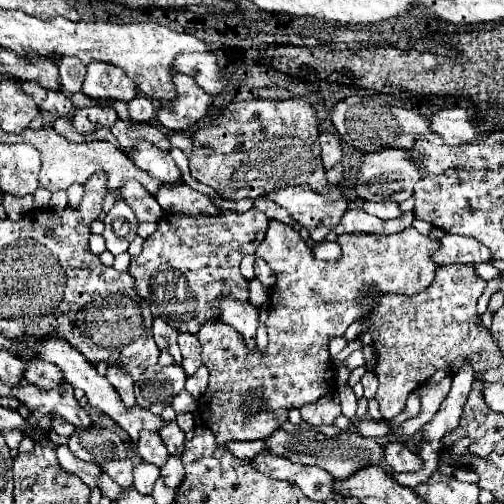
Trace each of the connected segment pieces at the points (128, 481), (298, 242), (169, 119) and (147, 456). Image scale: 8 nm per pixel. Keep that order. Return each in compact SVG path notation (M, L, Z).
M111 460L103 466L103 470L121 486L129 488L133 486L133 464L129 460Z
M269 220L269 228L267 228L267 234L265 234L265 240L259 244L257 248L257 256L263 258L271 270L277 274L277 284L271 288L271 296L269 296L269 315L266 322L268 332L268 346L265 348L265 352L247 352L247 346L243 344L243 336L239 336L239 332L235 332L231 326L223 324L221 320L207 320L203 324L203 328L197 332L197 338L201 342L201 352L203 352L203 364L209 368L209 386L205 390L205 394L199 398L197 402L197 408L199 408L199 414L201 414L201 420L207 428L211 428L211 432L217 436L217 442L219 444L225 444L229 440L261 440L261 438L267 438L271 436L277 428L281 428L283 422L287 422L287 412L291 408L301 408L305 404L311 404L311 402L317 402L319 398L327 396L329 392L335 390L335 370L331 366L331 354L329 354L329 342L337 336L343 336L345 330L355 322L359 320L361 316L367 316L371 312L371 308L375 308L375 304L379 304L379 296L387 294L387 292L393 292L393 294L405 294L405 296L413 296L421 290L425 290L431 282L433 282L433 274L437 270L437 264L431 260L431 252L437 248L437 240L429 238L429 236L423 236L419 234L413 226L405 228L403 232L397 232L397 234L389 234L389 236L379 236L379 234L343 234L339 236L339 246L343 250L341 258L339 260L317 260L313 256L313 252L309 250L309 246L301 240L299 232L289 226L289 224L283 224L279 220Z
M175 74L173 80L177 86L177 98L171 106L159 108L157 120L169 130L189 130L209 116L213 96L203 92L203 88L199 88L199 84L195 84L187 74Z
M141 432L137 448L139 448L139 454L145 462L151 462L159 468L167 462L169 452L167 452L167 446L163 444L163 440L157 432Z

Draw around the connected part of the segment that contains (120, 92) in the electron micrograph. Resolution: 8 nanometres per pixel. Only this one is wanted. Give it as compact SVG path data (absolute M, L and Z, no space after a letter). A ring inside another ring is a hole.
M93 60L87 66L87 76L83 82L85 96L91 98L113 98L113 100L133 100L137 96L135 82L113 64L103 64Z

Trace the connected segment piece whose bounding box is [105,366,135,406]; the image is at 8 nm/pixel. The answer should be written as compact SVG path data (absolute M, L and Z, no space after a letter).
M109 366L105 378L119 392L119 396L121 396L121 400L123 400L125 406L133 406L135 404L135 390L133 390L135 384L133 384L133 378L127 372L123 372L123 370L115 368L115 366Z

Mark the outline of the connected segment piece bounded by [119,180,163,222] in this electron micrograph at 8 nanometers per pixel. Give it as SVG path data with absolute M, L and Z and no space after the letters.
M127 180L119 188L119 194L133 208L139 222L157 222L163 216L163 208L159 206L159 202L139 182Z

